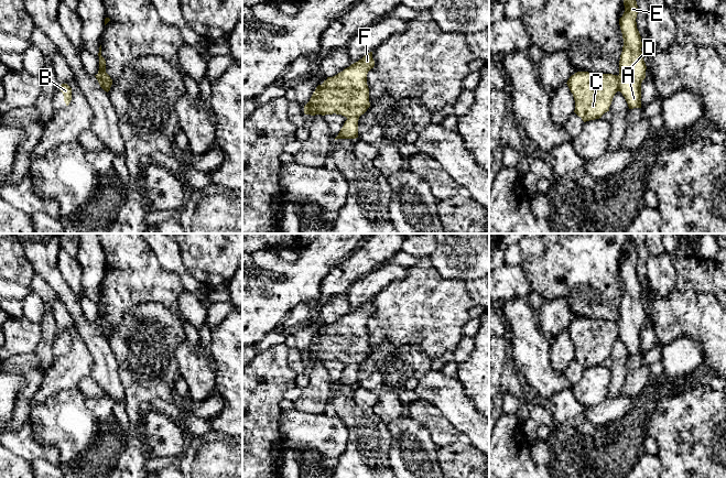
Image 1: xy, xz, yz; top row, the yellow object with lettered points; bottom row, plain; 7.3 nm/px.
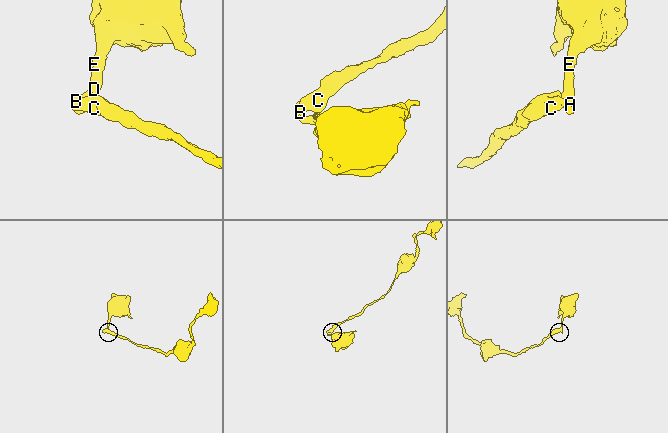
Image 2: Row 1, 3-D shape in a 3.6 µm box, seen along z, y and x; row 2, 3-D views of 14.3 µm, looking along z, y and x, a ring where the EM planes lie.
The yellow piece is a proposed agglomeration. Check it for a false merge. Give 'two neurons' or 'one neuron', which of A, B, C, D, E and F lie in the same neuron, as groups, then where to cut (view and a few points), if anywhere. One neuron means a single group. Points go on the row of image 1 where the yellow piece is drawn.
one neuron | A B C D E F | no cut

